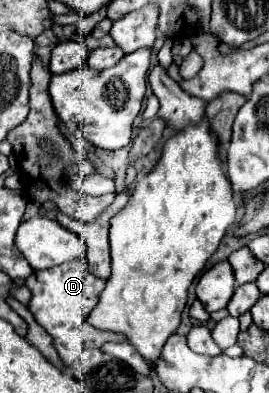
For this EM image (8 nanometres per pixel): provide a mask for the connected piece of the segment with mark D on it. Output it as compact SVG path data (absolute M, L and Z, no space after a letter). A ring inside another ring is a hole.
M78 257L76 261L68 261L68 263L56 265L52 269L34 271L24 281L24 285L32 291L32 299L28 305L30 311L34 313L38 323L52 335L54 347L66 369L74 367L74 363L78 361L80 351L84 347L102 347L108 341L112 341L112 343L122 341L122 337L116 333L98 331L92 325L88 325L88 317L90 317L92 309L96 307L106 281L88 271L86 257Z

